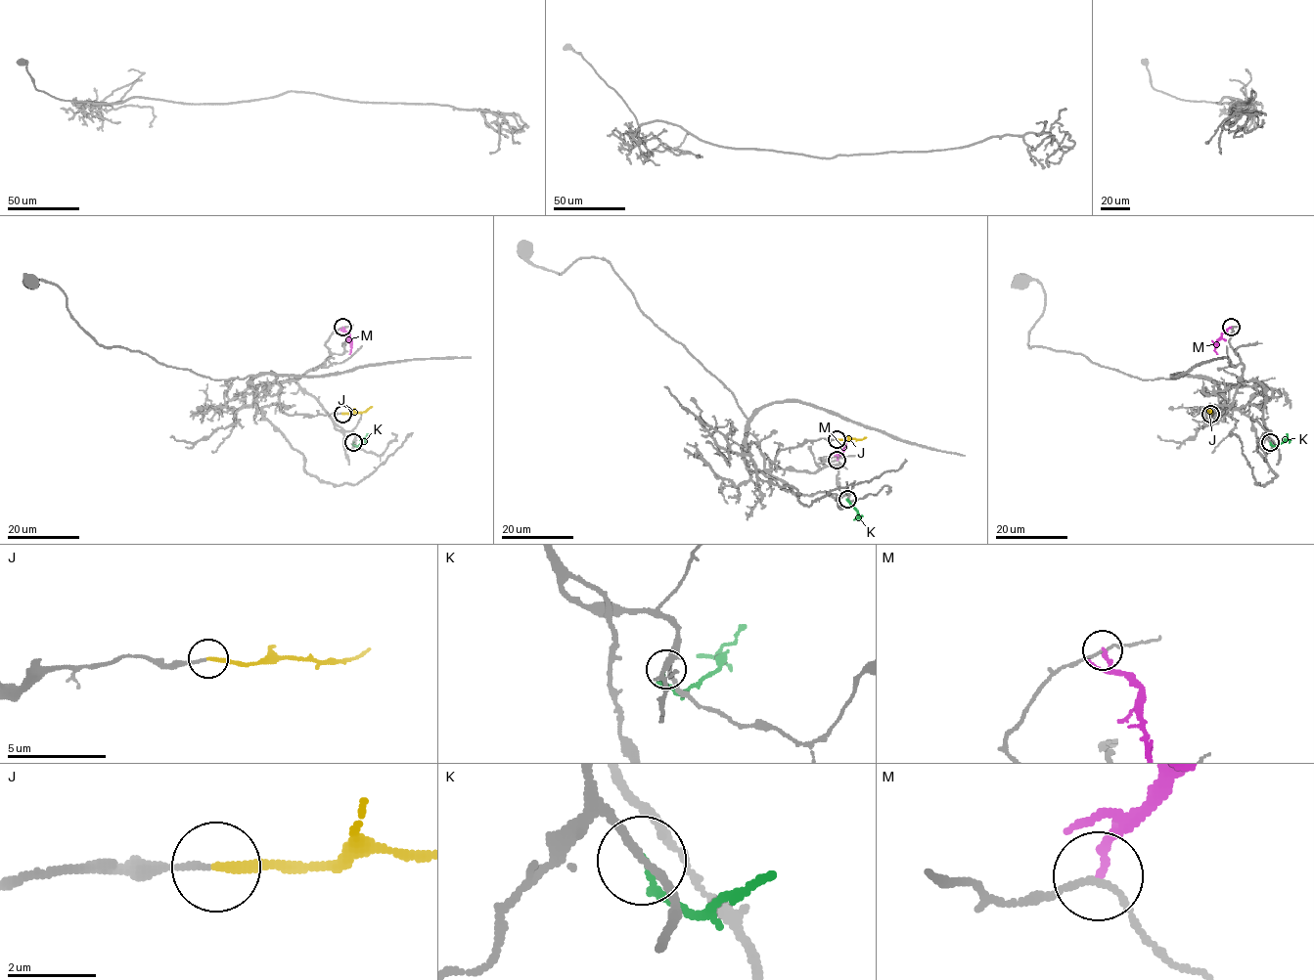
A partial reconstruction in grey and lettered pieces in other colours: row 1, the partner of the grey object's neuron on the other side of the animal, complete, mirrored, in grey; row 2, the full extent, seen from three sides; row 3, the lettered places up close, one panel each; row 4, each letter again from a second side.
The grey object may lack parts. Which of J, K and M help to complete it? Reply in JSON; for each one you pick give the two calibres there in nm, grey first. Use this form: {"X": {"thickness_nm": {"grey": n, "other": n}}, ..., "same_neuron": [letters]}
{"J": {"thickness_nm": {"grey": 140, "other": 200}}, "same_neuron": ["J"]}

